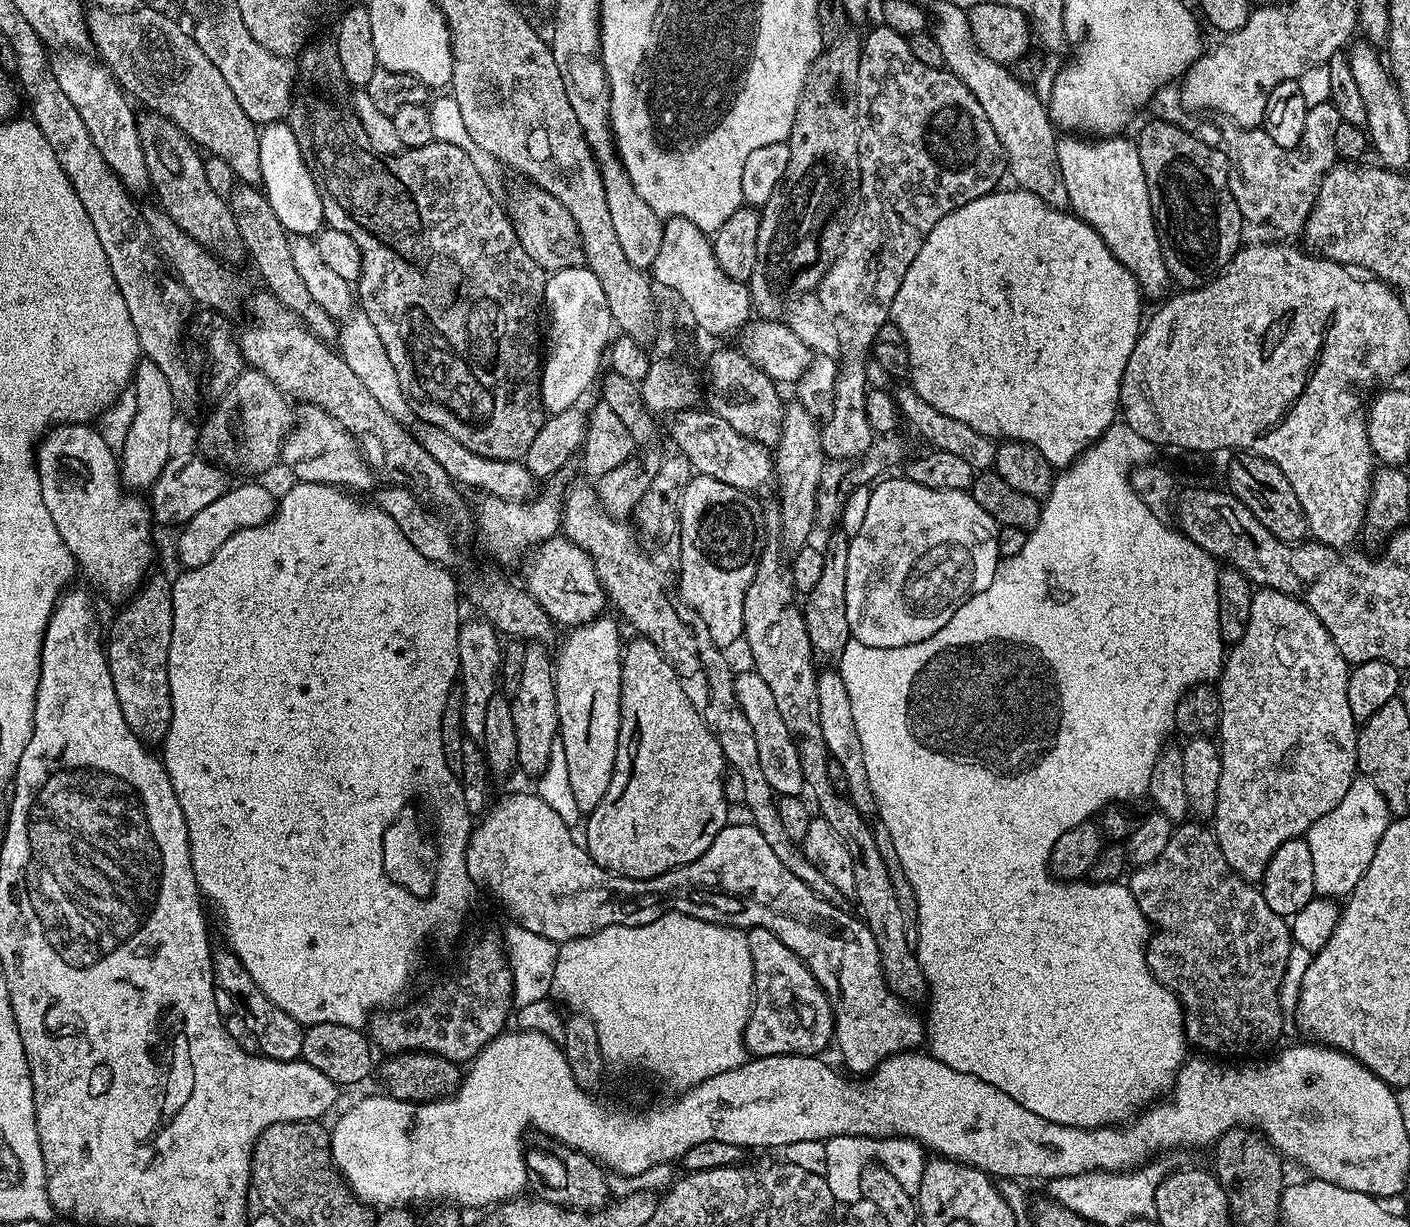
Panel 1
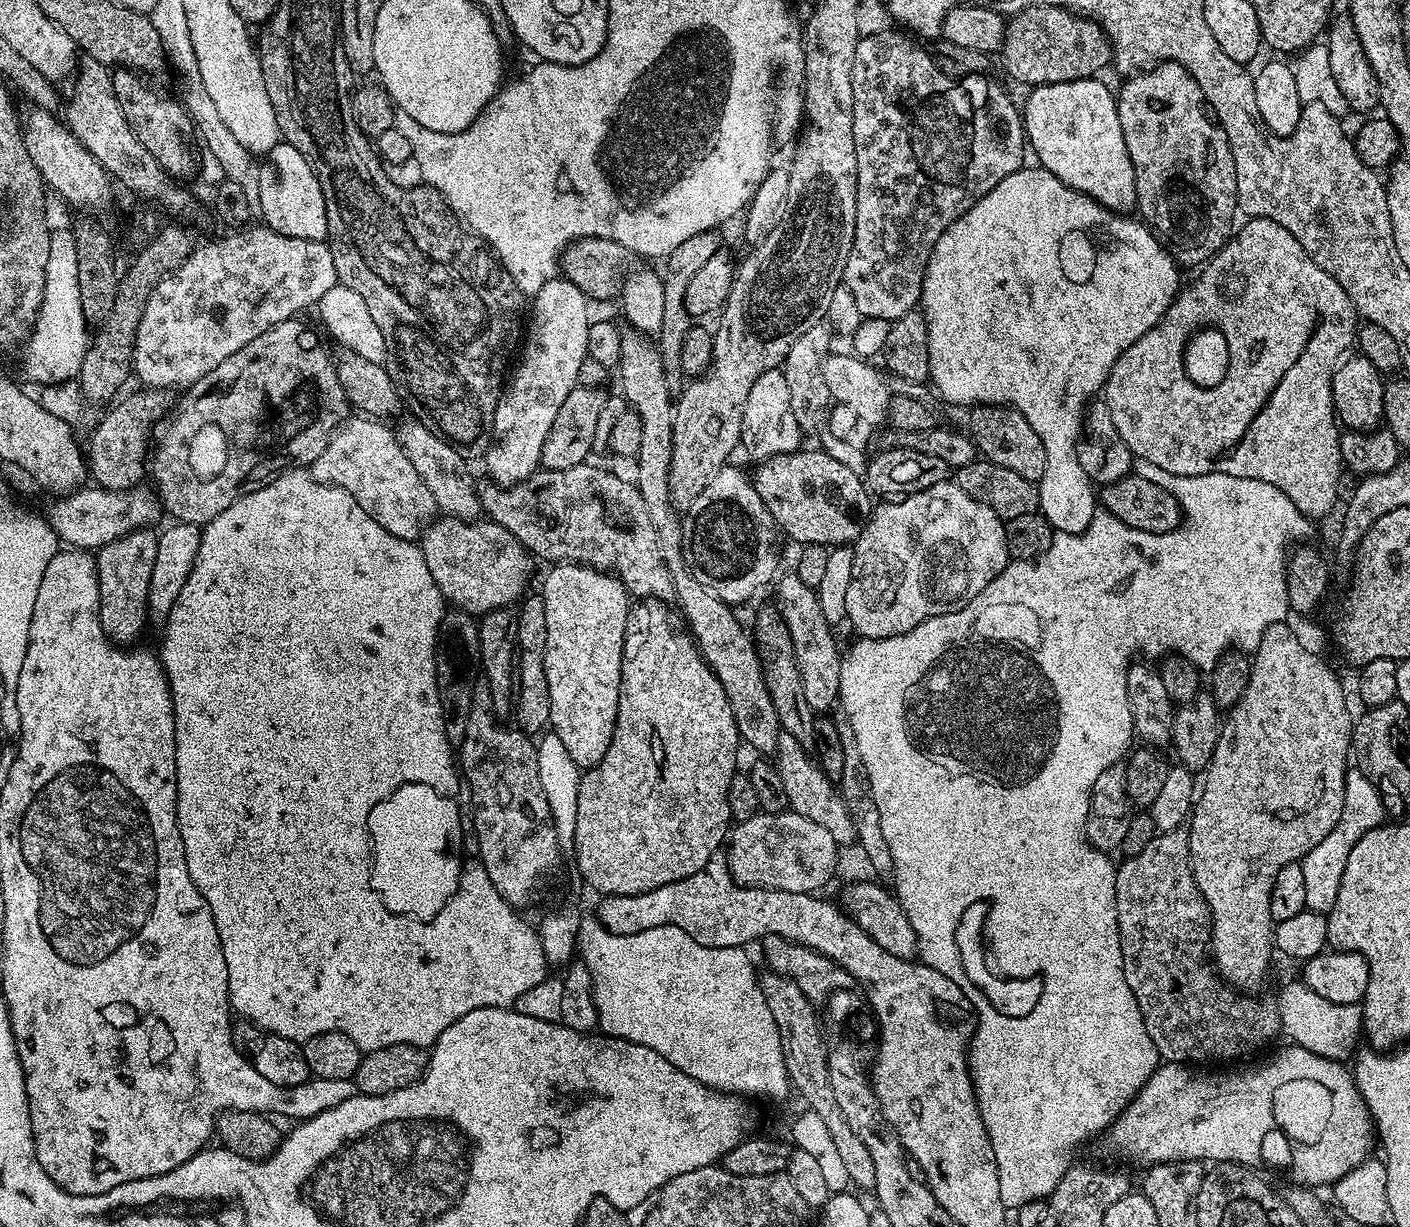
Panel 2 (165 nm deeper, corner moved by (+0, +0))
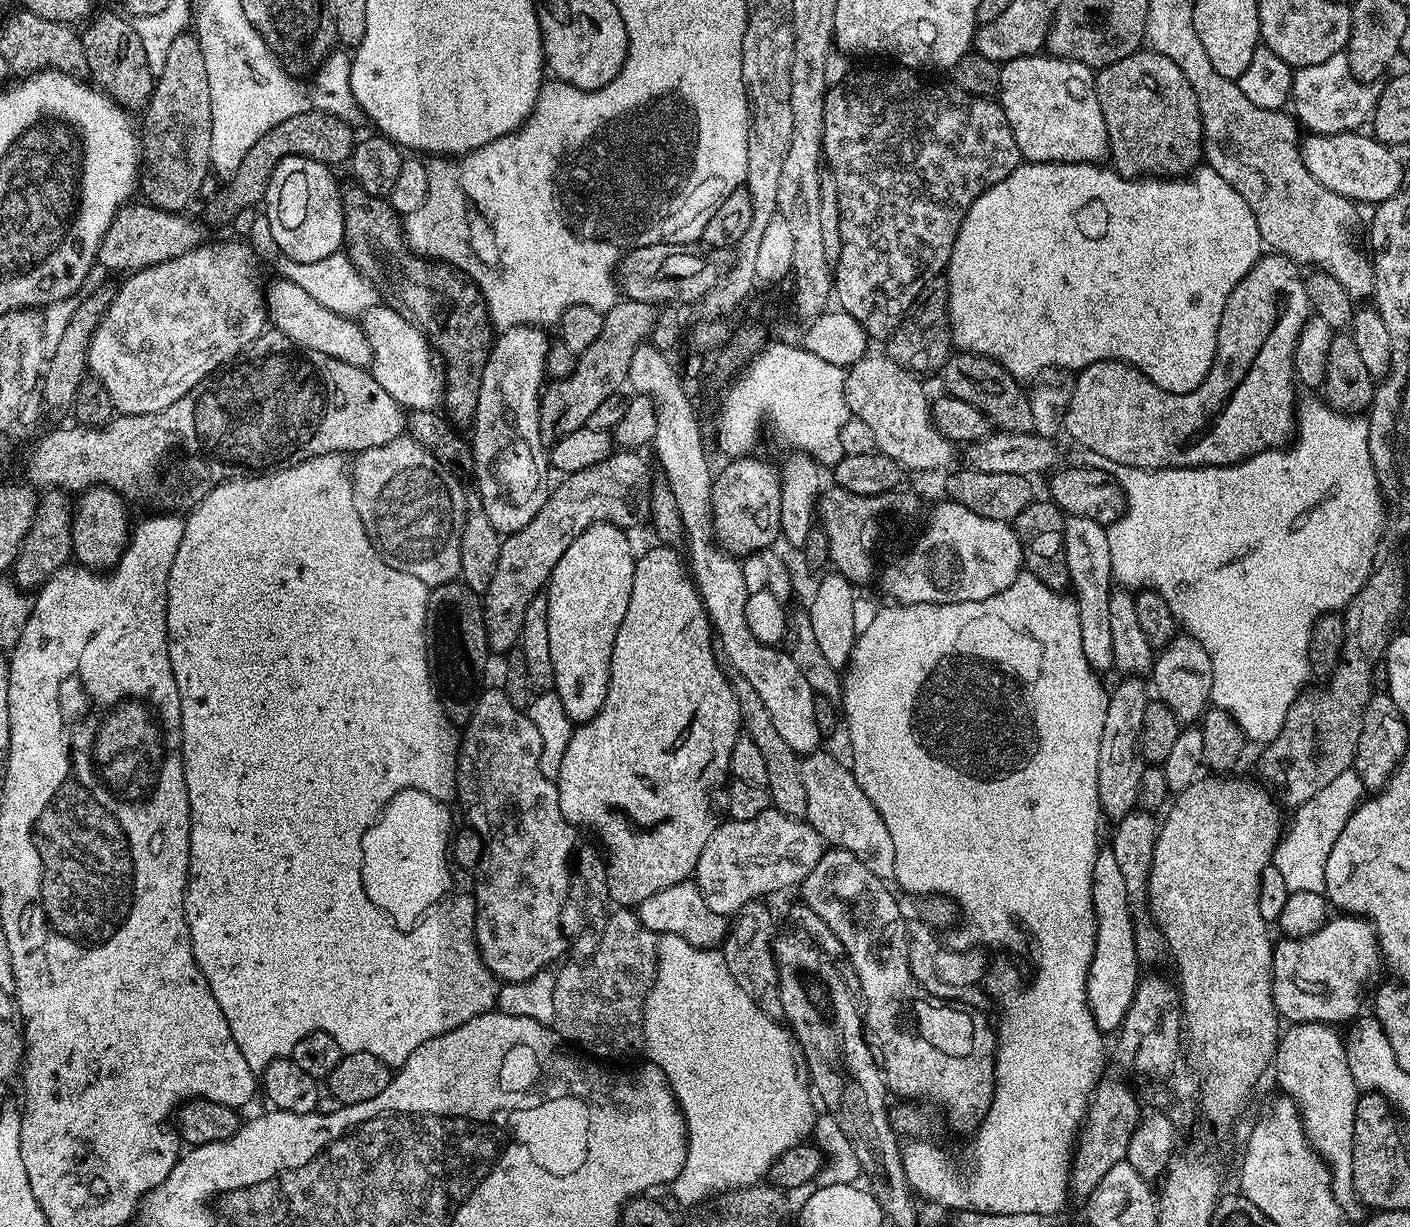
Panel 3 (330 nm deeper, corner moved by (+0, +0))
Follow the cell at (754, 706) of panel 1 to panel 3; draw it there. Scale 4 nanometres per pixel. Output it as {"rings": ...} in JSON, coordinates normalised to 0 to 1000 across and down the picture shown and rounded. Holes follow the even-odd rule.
{"rings":[[[584,612],[572,614],[567,620],[569,641],[572,641],[573,671],[584,683],[585,689],[603,693],[603,696],[614,703],[615,707],[623,712],[624,717],[632,718],[635,712],[634,685],[631,684],[631,676],[628,676],[628,670],[626,670],[626,663],[623,663],[618,649],[615,649],[611,641],[609,641],[604,625]]]}

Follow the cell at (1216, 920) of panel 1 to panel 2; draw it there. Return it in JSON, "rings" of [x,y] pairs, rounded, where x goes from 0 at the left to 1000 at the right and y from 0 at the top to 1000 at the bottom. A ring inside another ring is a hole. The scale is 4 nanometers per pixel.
{"rings":[[[833,675],[831,678],[821,680],[817,685],[813,689],[810,696],[804,696],[799,698],[791,708],[791,741],[793,742],[793,758],[794,759],[794,773],[796,774],[796,787],[799,804],[804,810],[804,813],[809,821],[809,826],[813,836],[813,843],[816,843],[816,849],[821,856],[823,865],[828,867],[838,867],[840,869],[857,869],[859,864],[877,864],[884,857],[891,857],[896,851],[901,849],[904,844],[909,844],[907,820],[904,814],[896,812],[894,815],[887,815],[887,811],[880,810],[874,807],[865,798],[858,785],[858,744],[857,737],[852,732],[850,722],[845,715],[845,704],[843,701],[843,680],[840,675]]]}

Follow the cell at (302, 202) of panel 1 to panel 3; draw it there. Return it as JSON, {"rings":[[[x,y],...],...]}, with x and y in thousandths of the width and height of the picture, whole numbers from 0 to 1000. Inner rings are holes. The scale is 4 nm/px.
{"rings":[[[216,127],[200,129],[190,146],[190,153],[187,156],[186,170],[191,178],[191,189],[199,205],[204,208],[204,211],[209,215],[222,215],[228,210],[234,210],[234,207],[244,202],[244,161],[242,151],[238,151],[235,144],[236,138],[225,130]]]}

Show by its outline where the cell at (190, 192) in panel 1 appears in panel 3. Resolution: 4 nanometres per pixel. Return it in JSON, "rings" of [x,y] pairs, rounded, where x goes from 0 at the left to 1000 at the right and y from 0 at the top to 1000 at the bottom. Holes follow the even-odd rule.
{"rings":[[[84,9],[70,10],[62,17],[62,24],[57,26],[58,41],[61,44],[62,61],[66,62],[65,64],[67,71],[79,79],[86,88],[101,89],[107,79],[109,63],[104,53],[104,42],[96,27],[94,17],[89,15]]]}

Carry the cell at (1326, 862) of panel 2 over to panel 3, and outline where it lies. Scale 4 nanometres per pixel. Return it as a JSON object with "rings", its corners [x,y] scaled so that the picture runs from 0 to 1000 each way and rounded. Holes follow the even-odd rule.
{"rings":[[[961,628],[949,631],[932,650],[918,659],[916,673],[910,679],[905,695],[902,698],[902,705],[909,712],[914,727],[929,725],[932,729],[940,725],[940,703],[943,699],[943,693],[946,693],[946,686],[949,686],[949,680],[952,680],[952,673],[957,667],[957,663],[965,653],[968,651],[969,643],[966,634],[963,634]]]}

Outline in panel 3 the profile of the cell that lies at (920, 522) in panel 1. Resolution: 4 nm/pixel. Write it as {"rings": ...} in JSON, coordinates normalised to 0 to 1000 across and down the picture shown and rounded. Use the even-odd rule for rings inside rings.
{"rings":[[[670,406],[658,421],[655,434],[645,450],[626,460],[624,479],[636,492],[676,492],[705,487],[723,469],[726,452],[717,426],[696,422],[679,409]]]}

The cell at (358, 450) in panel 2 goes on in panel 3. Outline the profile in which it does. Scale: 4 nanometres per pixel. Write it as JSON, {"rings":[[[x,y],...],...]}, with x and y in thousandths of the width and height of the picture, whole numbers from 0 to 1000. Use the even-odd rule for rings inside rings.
{"rings":[[[287,354],[274,360],[274,363],[265,363],[255,369],[249,376],[248,387],[252,407],[252,415],[257,422],[261,438],[267,444],[267,450],[275,459],[288,468],[294,468],[300,476],[309,478],[320,476],[326,469],[326,443],[329,422],[332,420],[330,400],[324,389],[300,365],[296,359]]]}

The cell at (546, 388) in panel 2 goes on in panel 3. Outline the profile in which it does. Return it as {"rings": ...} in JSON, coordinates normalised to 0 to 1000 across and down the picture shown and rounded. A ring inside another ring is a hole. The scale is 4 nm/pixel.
{"rings":[[[368,264],[367,267],[358,267],[350,276],[346,284],[346,294],[342,302],[339,315],[339,331],[336,348],[334,350],[335,377],[338,398],[348,429],[355,435],[370,432],[387,409],[390,400],[389,385],[390,375],[387,371],[387,360],[383,355],[383,324],[387,315],[387,292],[390,275],[385,267]]]}

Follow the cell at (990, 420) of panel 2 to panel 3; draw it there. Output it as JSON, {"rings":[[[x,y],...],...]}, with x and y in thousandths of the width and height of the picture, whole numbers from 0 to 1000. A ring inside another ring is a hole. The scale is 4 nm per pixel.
{"rings":[[[678,285],[670,296],[669,306],[669,319],[672,322],[682,324],[682,328],[688,328],[688,331],[694,331],[694,334],[696,334],[696,337],[699,337],[699,341],[703,342],[707,350],[713,352],[734,352],[735,345],[730,334],[727,314],[719,309],[707,293]]]}

